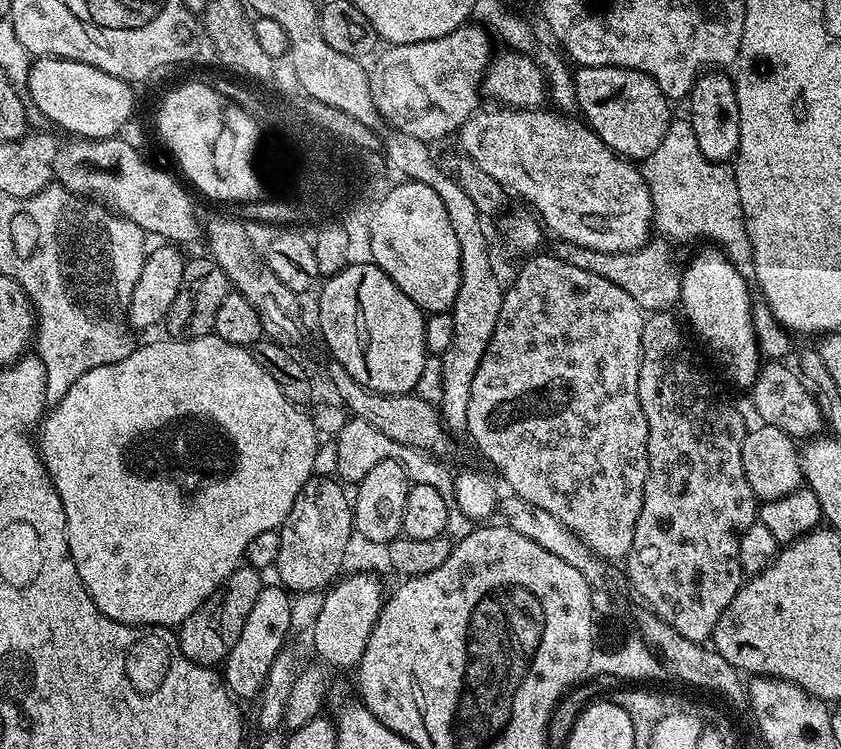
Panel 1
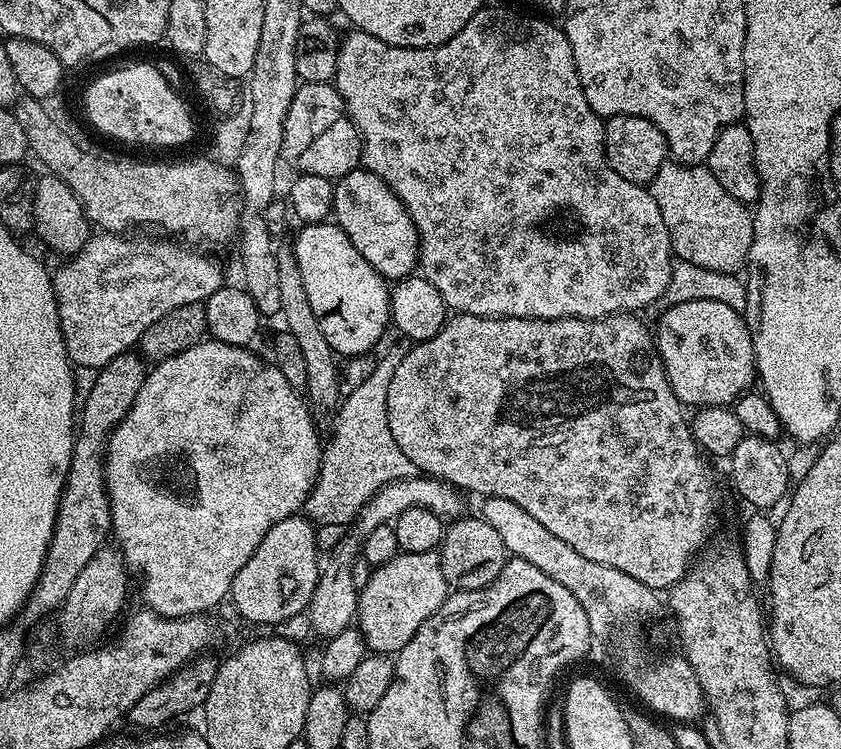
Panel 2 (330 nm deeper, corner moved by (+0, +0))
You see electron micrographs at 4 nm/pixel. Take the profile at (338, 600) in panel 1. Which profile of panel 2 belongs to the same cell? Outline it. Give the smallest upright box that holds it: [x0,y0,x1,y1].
[358,551,450,654]

